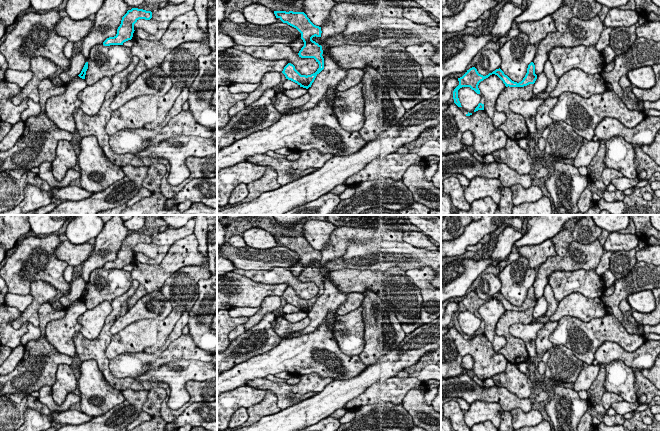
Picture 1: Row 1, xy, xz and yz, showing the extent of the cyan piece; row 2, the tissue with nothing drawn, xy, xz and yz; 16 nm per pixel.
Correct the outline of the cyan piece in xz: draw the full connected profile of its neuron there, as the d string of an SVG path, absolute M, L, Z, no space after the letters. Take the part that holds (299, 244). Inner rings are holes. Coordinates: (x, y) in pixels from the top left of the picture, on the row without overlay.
M274 235L274 238L276 242L279 242L283 247L287 247L301 257L304 270L298 277L299 281L314 282L319 288L317 295L307 300L301 299L291 287L288 287L282 295L286 303L297 307L300 311L308 313L311 311L316 300L324 293L322 270L312 264L315 260L321 261L321 251L314 249L304 236Z

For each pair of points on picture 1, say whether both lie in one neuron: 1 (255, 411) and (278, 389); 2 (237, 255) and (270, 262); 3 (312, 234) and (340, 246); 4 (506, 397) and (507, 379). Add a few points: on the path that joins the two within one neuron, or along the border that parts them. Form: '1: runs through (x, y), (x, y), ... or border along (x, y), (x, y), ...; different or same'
1: border along (266, 389), (276, 396), (277, 405), (281, 409); different
2: runs through (245, 258), (262, 259); same
3: border along (336, 227), (330, 235), (330, 241), (321, 251); different
4: border along (495, 385), (507, 388), (520, 398), (528, 398); different

